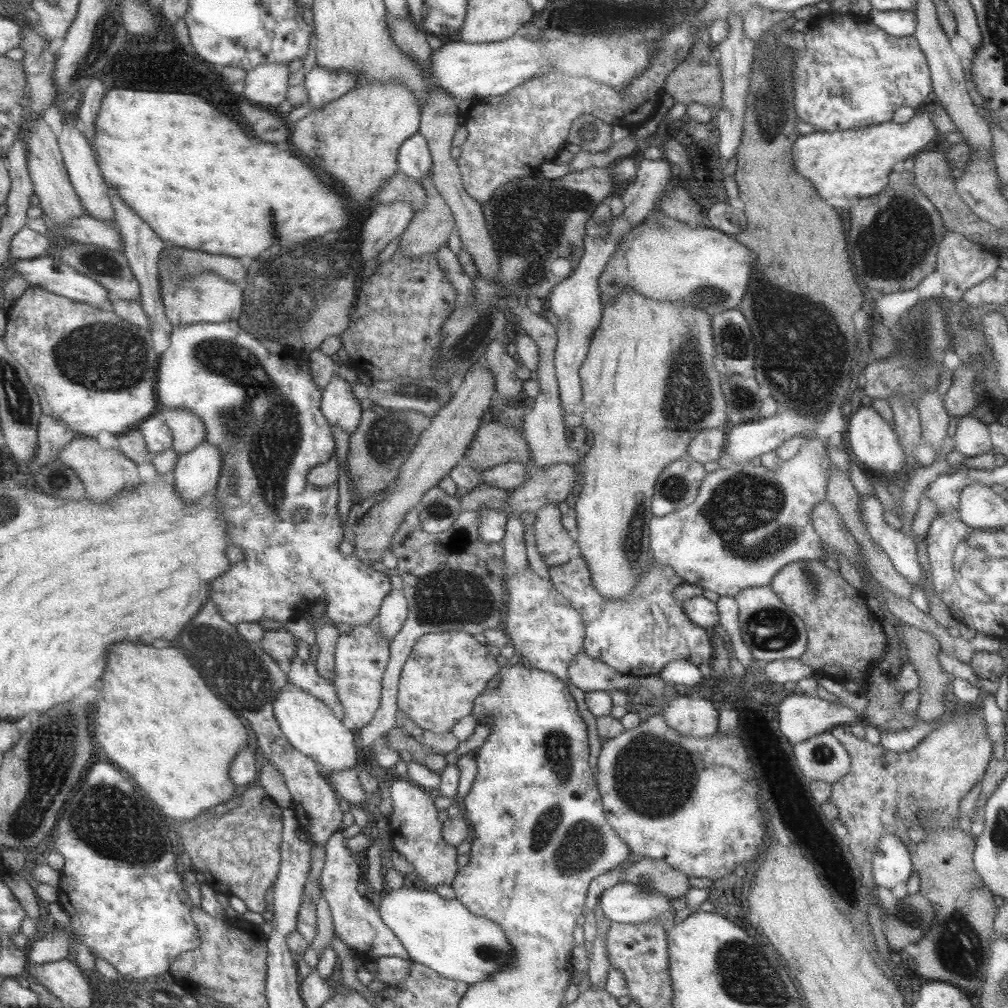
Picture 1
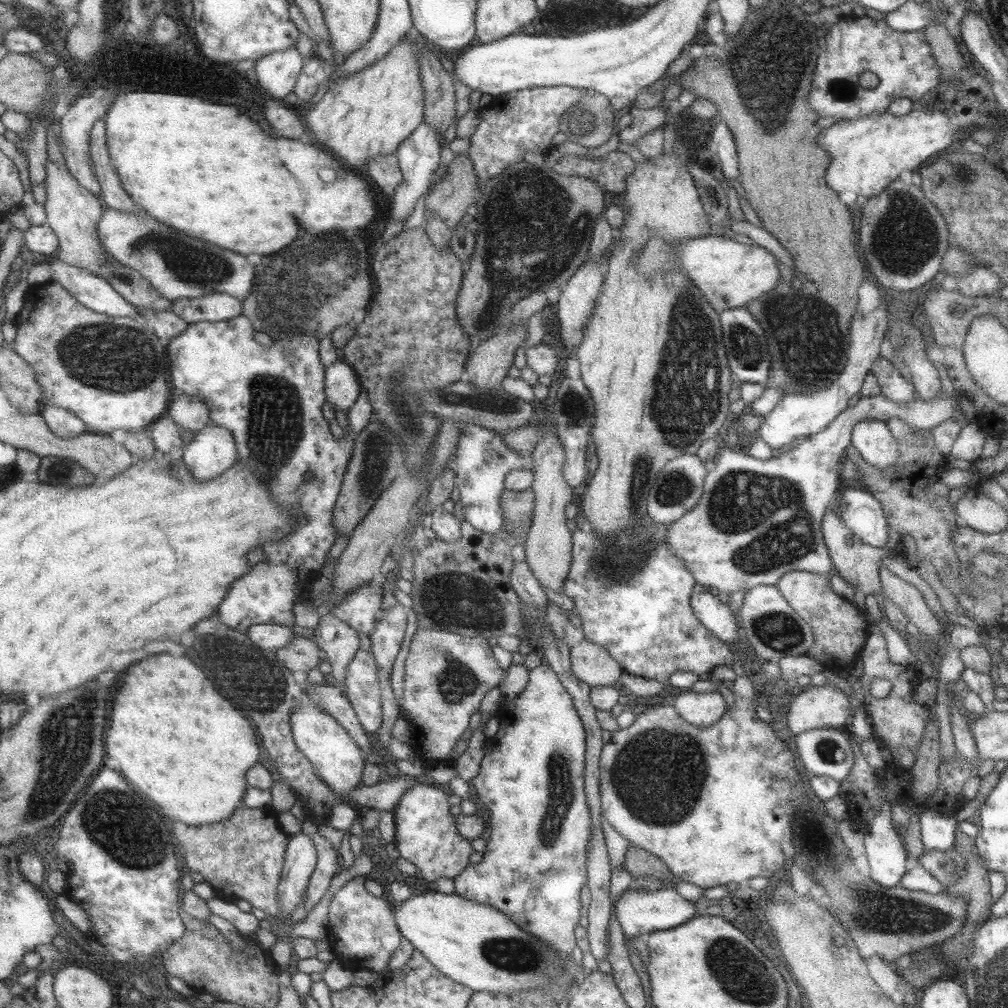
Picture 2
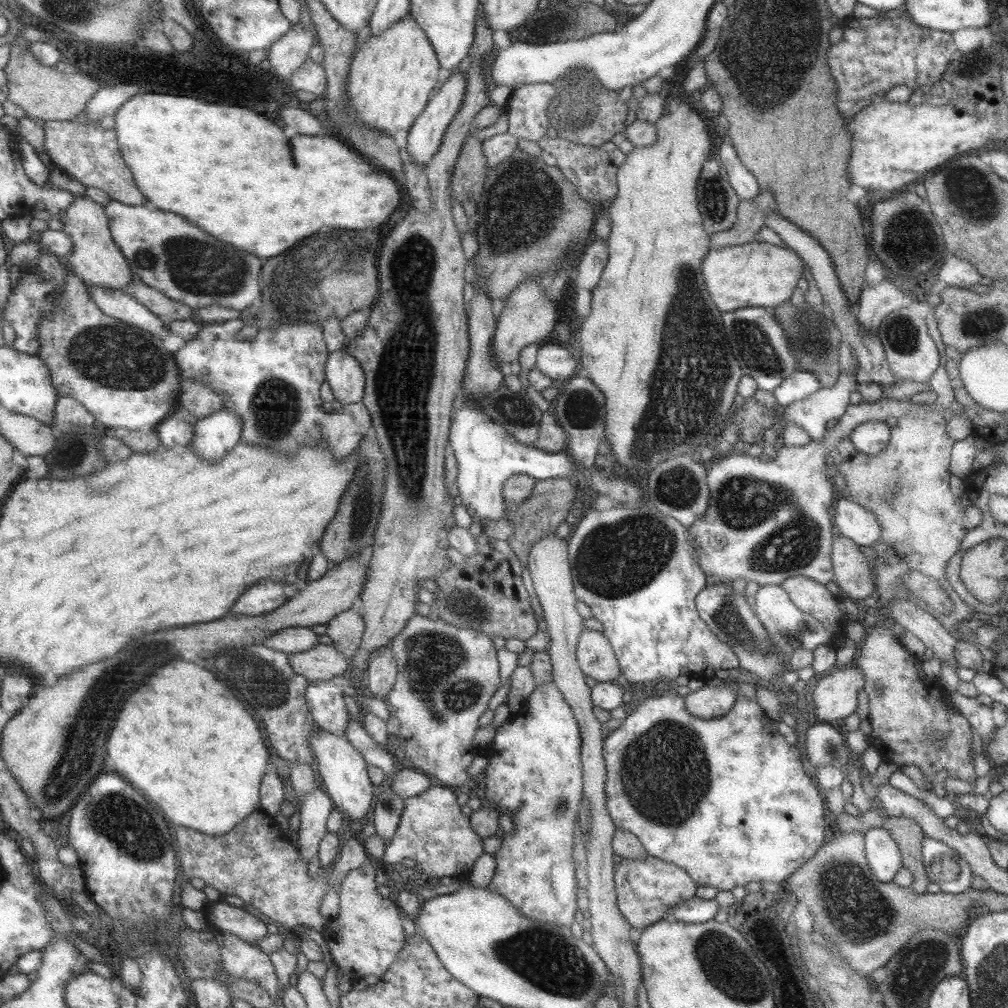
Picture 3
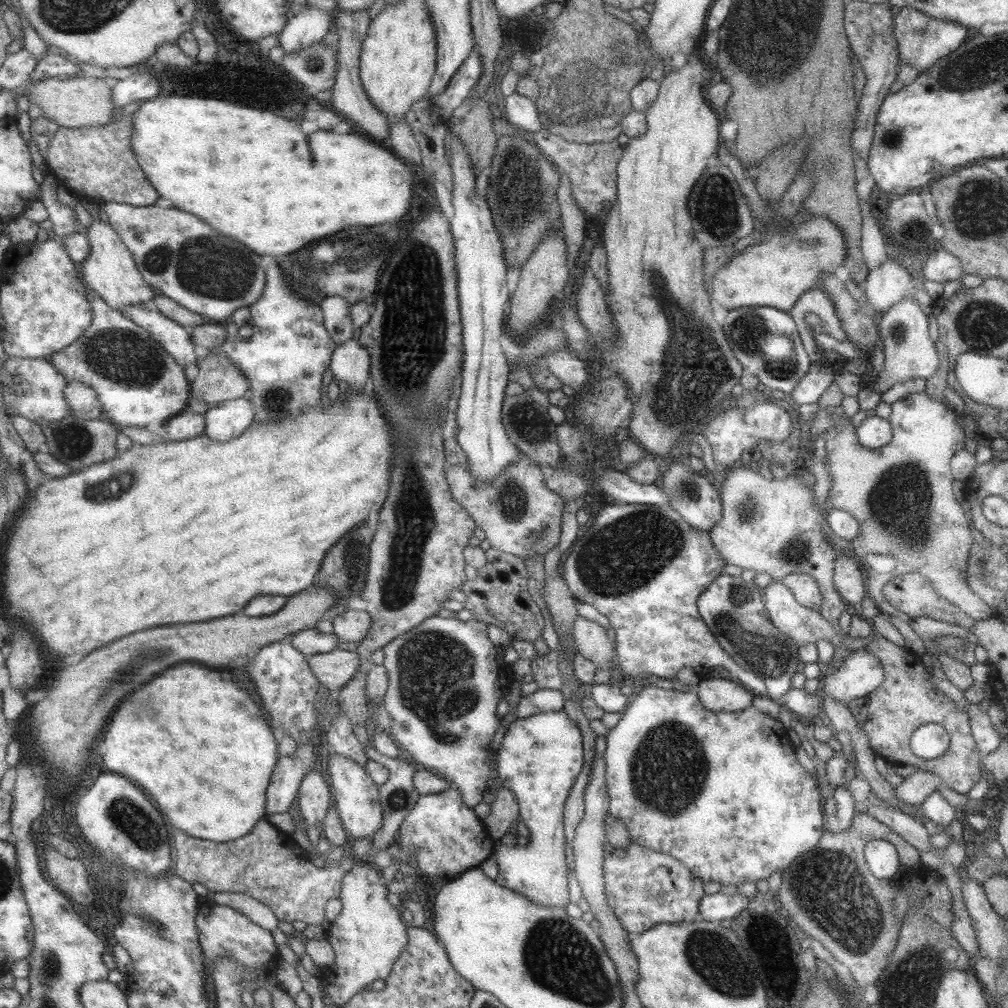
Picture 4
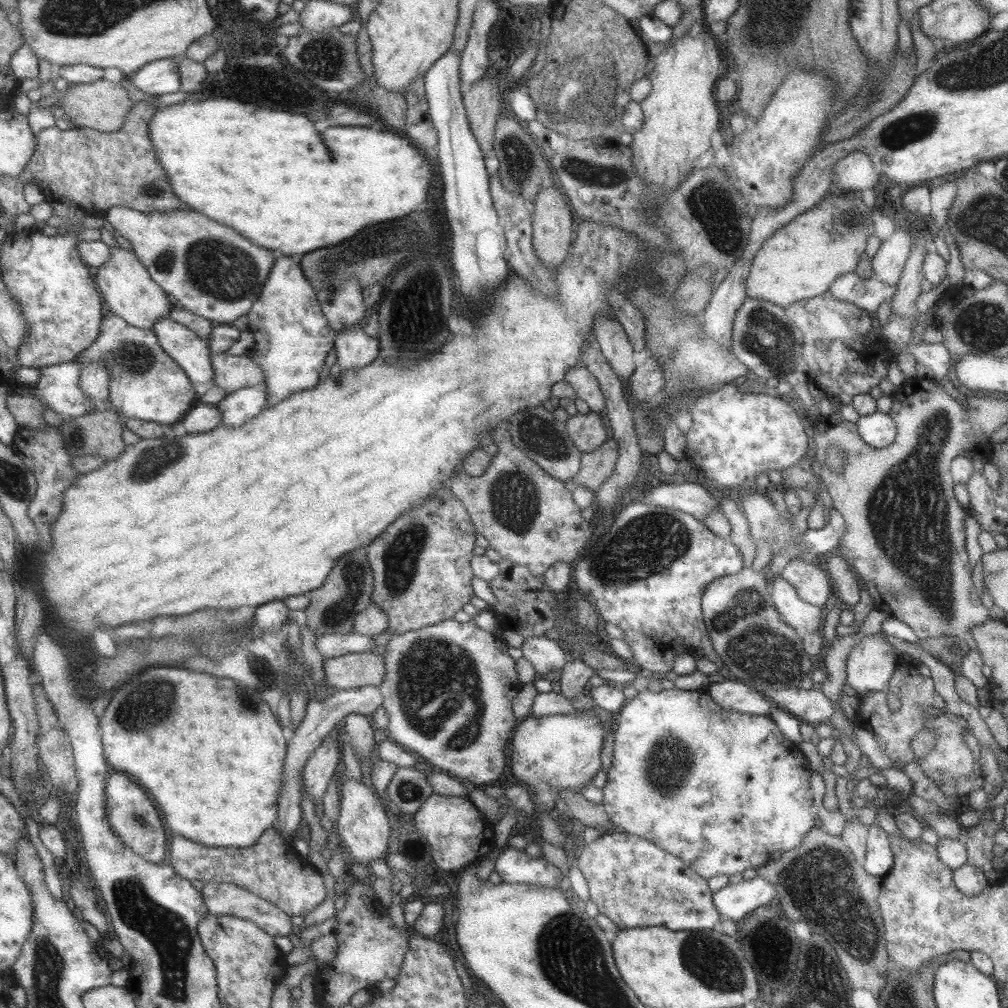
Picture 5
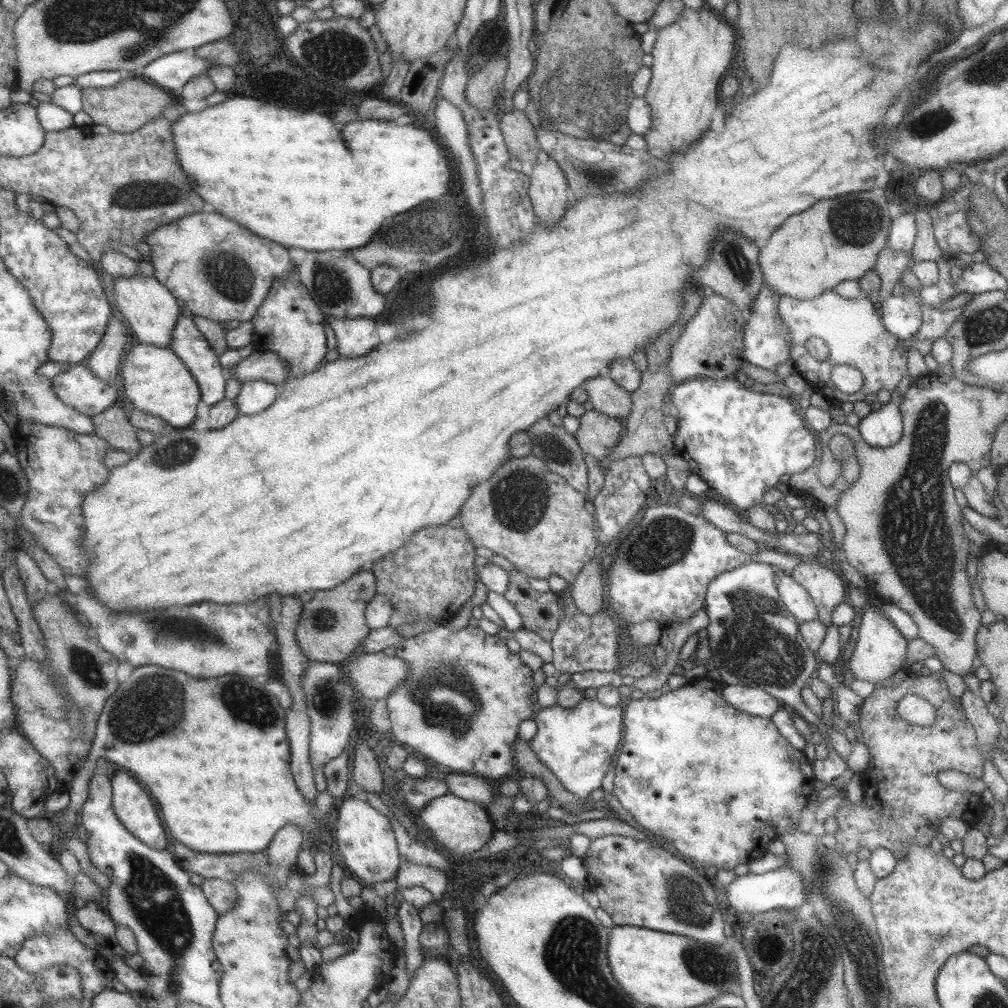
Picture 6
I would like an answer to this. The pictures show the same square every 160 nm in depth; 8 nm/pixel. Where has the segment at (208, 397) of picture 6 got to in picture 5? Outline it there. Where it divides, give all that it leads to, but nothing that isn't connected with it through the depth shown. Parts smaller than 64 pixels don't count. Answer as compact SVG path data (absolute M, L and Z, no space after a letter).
M169 316L158 321L153 331L158 334L162 347L186 369L195 386L214 381L213 352L209 340Z

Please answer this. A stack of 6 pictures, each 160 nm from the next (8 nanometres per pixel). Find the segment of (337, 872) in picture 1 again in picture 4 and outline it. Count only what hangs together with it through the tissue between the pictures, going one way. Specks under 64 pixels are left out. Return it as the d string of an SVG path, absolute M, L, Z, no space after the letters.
M370 863L354 864L342 878L339 914L329 922L327 942L332 946L334 961L331 966L320 967L322 992L342 1007L365 984L385 980L397 956L407 944L406 924L395 905L387 901L387 889L379 870Z

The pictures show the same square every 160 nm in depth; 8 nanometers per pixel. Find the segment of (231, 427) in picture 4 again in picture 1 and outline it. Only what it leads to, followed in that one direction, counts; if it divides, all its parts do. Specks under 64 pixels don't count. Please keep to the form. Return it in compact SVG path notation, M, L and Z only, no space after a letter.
M204 442L195 450L180 455L173 470L174 486L183 500L197 502L214 492L222 466L221 452L214 444Z

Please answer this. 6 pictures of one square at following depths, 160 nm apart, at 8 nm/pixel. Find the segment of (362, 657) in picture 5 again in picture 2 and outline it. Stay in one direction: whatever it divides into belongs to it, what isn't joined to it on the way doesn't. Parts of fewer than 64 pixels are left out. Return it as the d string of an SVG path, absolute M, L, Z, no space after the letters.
M293 635L285 646L273 650L278 661L291 672L307 673L323 659L323 654L318 646L309 639Z

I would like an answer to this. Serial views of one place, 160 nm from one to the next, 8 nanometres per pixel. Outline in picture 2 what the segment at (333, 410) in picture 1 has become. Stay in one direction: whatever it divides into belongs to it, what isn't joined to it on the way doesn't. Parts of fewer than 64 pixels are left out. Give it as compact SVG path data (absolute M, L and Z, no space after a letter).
M341 357L324 369L324 398L334 410L346 413L355 402L359 394L359 380L355 374Z

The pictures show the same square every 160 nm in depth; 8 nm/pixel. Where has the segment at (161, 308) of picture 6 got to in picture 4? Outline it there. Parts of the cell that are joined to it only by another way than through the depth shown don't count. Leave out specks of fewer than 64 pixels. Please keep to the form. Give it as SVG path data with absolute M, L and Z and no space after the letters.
M93 220L87 238L91 243L91 256L82 263L82 278L87 286L98 292L115 310L135 305L151 305L158 292L139 271L135 256L122 237L103 220Z

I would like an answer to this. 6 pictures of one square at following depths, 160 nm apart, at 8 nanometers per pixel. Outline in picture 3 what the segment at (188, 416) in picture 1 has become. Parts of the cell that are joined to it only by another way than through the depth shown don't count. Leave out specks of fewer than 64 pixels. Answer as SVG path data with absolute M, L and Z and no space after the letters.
M193 378L188 391L182 394L180 404L198 420L207 418L221 409L222 398L215 394L212 388Z

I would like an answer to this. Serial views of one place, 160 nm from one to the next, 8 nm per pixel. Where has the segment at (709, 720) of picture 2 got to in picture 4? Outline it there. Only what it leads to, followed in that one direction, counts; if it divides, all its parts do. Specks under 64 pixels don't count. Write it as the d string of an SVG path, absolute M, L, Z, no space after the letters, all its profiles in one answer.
M701 678L695 686L699 703L711 712L742 712L749 708L755 694L741 687L735 680Z

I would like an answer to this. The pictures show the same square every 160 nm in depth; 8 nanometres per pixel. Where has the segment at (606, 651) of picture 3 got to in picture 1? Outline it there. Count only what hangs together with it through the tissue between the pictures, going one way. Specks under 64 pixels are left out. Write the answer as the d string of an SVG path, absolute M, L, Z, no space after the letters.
M580 652L570 662L569 669L567 670L567 676L569 677L569 683L577 687L584 693L592 691L623 691L628 686L635 686L635 677L630 675L623 675L613 670L613 668L589 658L586 654Z

